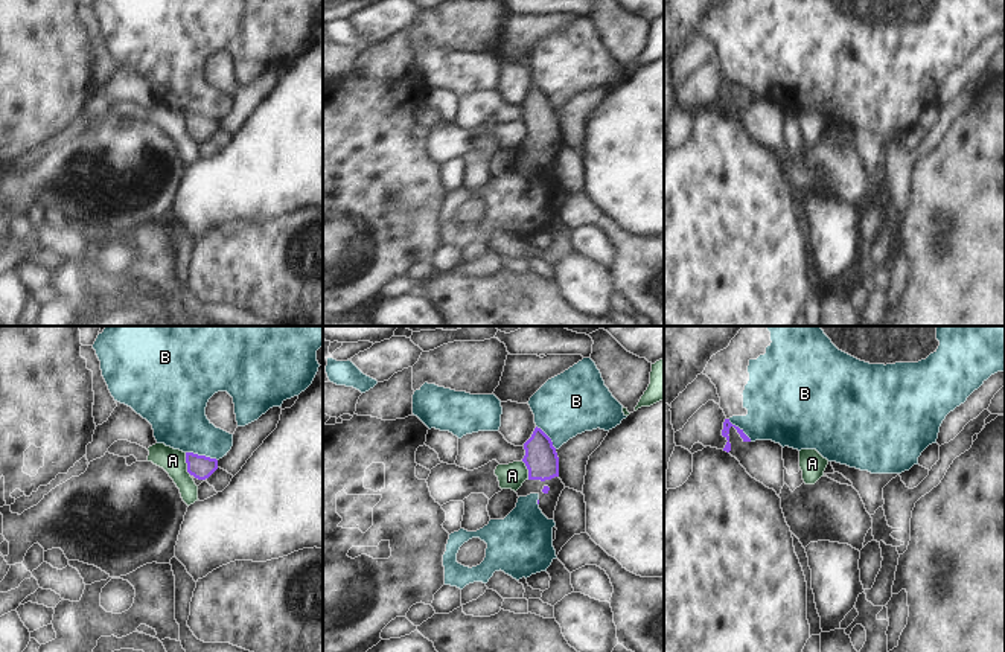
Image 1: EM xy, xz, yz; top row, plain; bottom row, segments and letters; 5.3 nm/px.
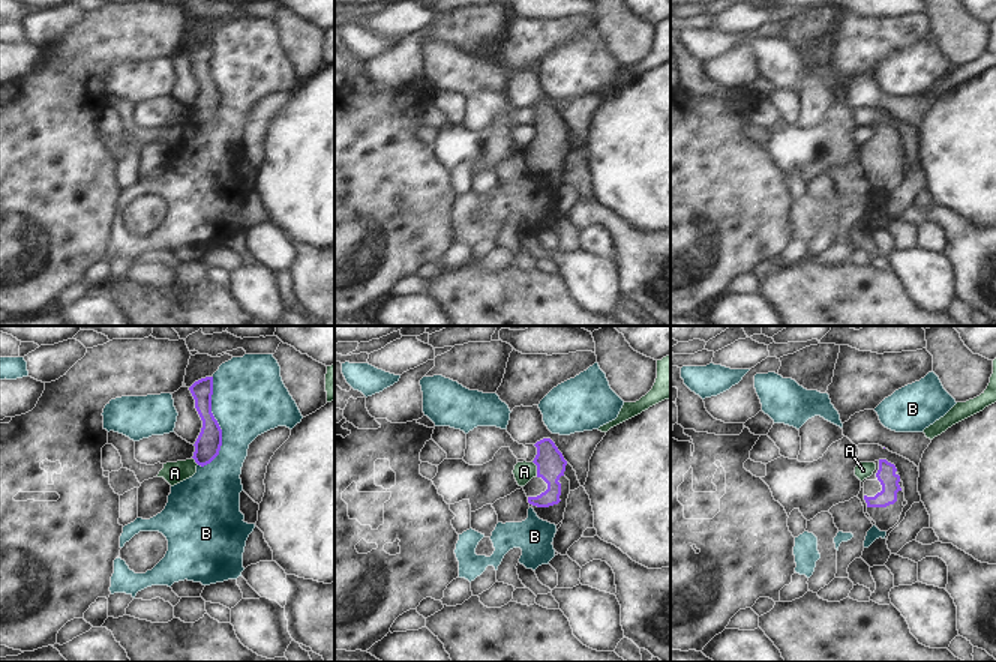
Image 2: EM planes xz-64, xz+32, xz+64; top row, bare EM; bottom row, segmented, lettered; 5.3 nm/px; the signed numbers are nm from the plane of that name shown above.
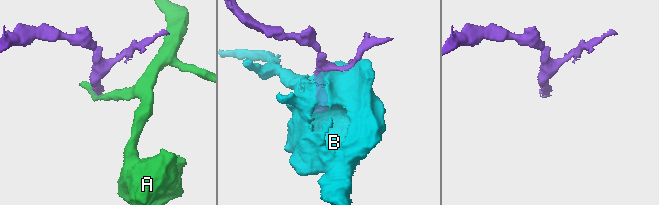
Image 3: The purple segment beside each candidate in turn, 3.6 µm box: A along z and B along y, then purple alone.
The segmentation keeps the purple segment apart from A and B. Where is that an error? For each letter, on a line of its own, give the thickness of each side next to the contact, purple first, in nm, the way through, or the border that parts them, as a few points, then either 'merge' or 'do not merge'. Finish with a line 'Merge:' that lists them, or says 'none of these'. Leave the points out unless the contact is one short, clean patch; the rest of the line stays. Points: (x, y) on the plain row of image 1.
A: calibres 120 and 130 nm; border xy (185, 111), (185, 121), (191, 133); do not merge
B: calibres 120 and 300 nm; do not merge
Merge: none of these

